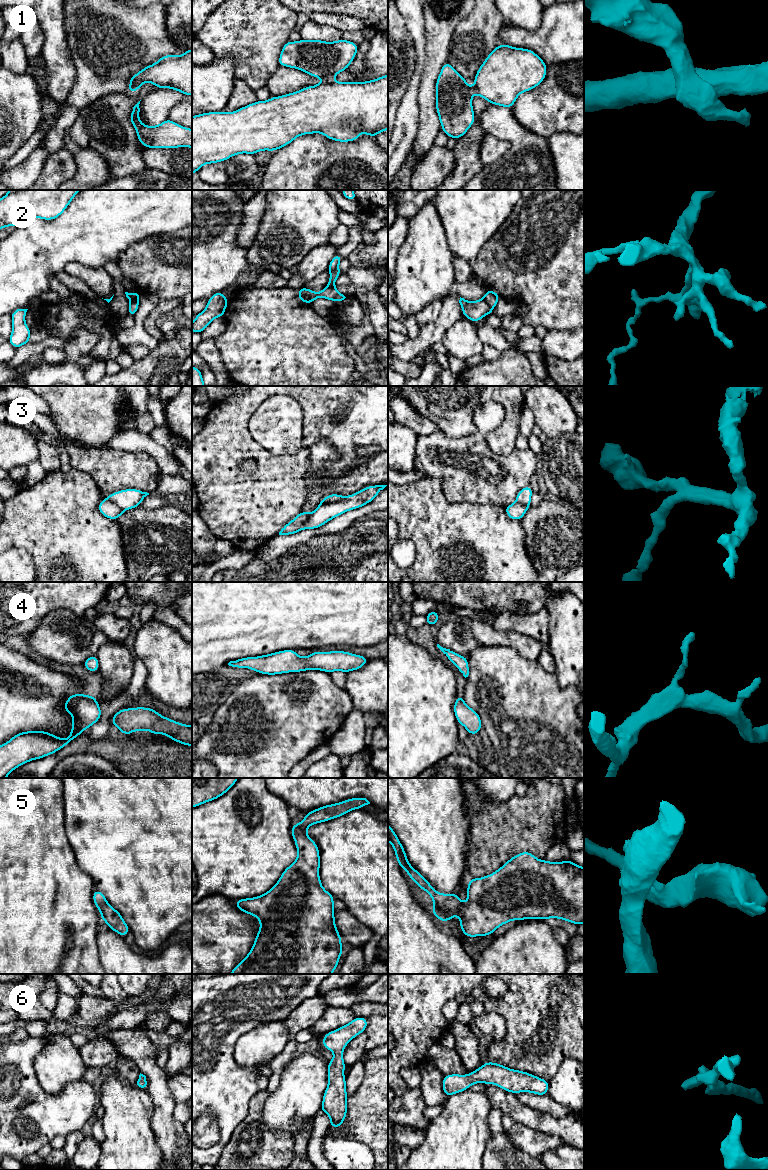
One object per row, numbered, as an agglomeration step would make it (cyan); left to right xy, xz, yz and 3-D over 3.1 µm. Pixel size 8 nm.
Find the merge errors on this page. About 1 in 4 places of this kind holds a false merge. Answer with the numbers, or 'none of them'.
1, 2, 3

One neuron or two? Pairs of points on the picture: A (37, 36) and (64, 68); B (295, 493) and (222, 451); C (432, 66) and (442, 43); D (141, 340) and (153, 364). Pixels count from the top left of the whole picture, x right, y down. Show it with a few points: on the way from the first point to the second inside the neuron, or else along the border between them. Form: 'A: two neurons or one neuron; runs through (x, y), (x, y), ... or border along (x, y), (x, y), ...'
A: two neurons; border along (39, 23), (44, 36), (40, 53), (41, 65)
B: one neuron; runs through (277, 475), (254, 452), (240, 451)
C: one neuron; runs through (434, 60), (436, 49)
D: two neurons; border along (160, 341), (150, 350)

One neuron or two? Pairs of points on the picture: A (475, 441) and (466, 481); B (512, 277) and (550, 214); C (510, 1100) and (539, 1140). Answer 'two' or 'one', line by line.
A: one
B: one
C: two

